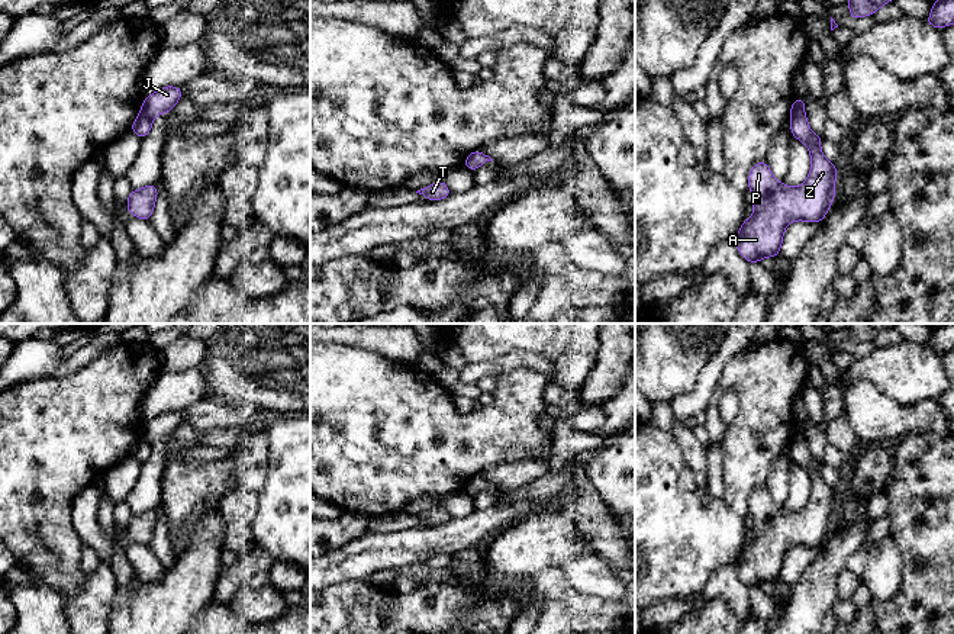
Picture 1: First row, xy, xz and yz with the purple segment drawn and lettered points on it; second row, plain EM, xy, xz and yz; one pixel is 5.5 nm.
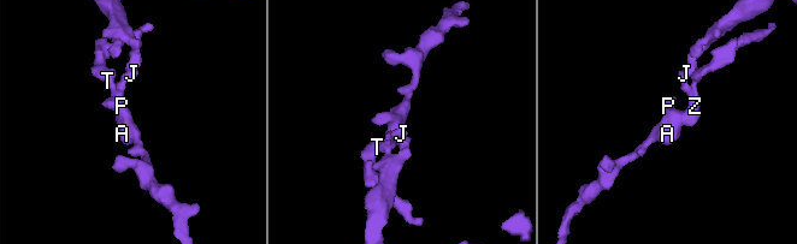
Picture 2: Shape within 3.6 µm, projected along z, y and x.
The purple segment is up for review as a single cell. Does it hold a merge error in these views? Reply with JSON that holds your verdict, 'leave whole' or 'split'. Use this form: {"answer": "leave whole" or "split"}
{"answer": "split"}

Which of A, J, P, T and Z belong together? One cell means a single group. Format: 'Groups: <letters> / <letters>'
Groups: A P T Z / J

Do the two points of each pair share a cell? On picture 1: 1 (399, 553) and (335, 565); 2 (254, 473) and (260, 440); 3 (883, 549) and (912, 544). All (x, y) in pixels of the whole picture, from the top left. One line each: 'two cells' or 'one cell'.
1: one cell
2: one cell
3: two cells

